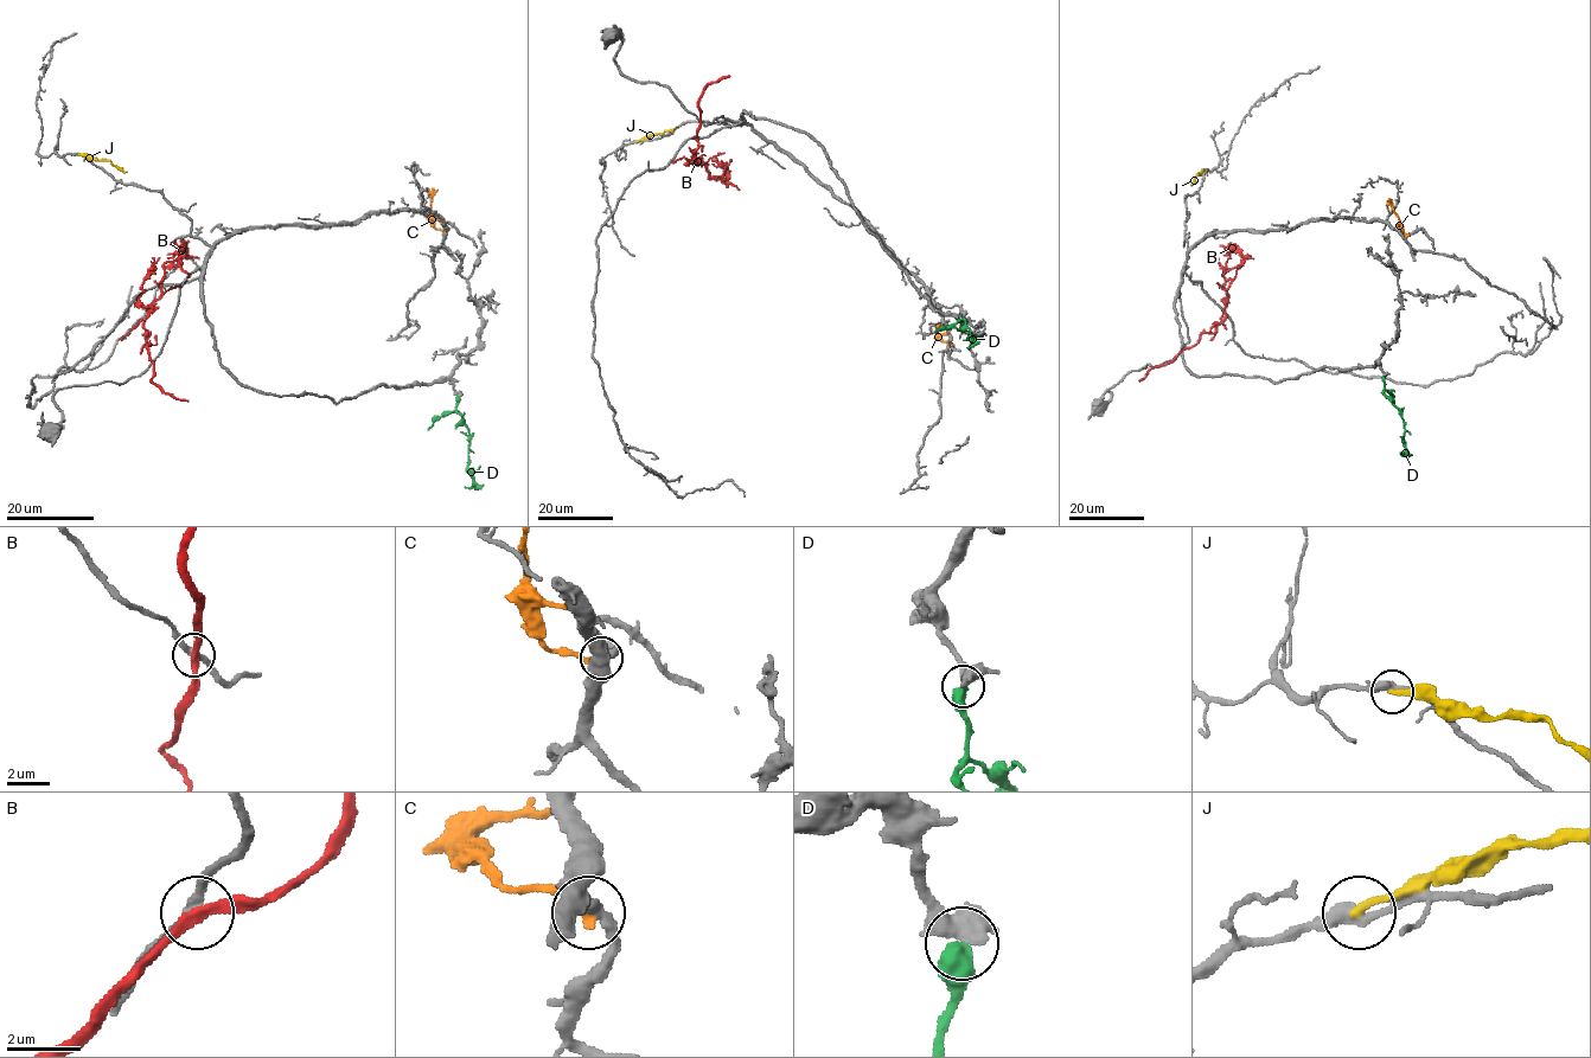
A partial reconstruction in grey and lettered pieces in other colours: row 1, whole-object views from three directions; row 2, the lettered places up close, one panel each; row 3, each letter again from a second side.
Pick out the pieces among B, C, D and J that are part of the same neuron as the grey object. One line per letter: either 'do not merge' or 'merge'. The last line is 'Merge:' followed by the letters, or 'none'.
B: do not merge
C: do not merge
D: merge
J: do not merge
Merge: D

